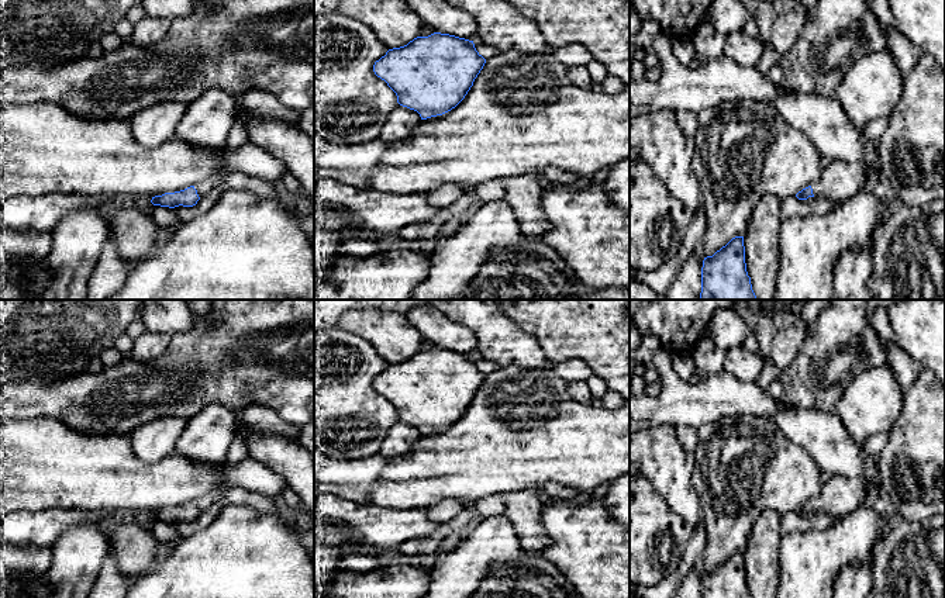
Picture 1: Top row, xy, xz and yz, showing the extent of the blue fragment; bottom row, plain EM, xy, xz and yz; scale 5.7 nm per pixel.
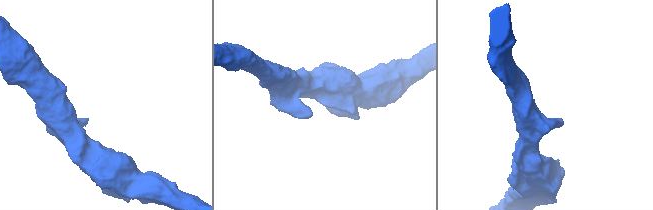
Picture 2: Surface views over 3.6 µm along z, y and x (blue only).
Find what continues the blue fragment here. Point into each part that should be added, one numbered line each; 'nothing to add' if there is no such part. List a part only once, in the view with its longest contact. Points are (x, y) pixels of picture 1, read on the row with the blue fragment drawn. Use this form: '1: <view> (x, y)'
1: xy (203, 187)

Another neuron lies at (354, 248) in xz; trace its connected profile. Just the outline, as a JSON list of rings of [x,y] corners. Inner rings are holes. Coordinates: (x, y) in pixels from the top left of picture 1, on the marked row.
[[[349,239],[338,248],[342,256],[369,257],[380,252],[379,242]]]

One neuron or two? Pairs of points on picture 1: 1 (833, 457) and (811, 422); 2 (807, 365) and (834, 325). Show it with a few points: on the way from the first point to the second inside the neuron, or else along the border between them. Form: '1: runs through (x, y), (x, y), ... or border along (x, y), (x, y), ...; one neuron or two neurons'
1: runs through (831, 449), (816, 431); one neuron
2: runs through (817, 355), (834, 335); one neuron

